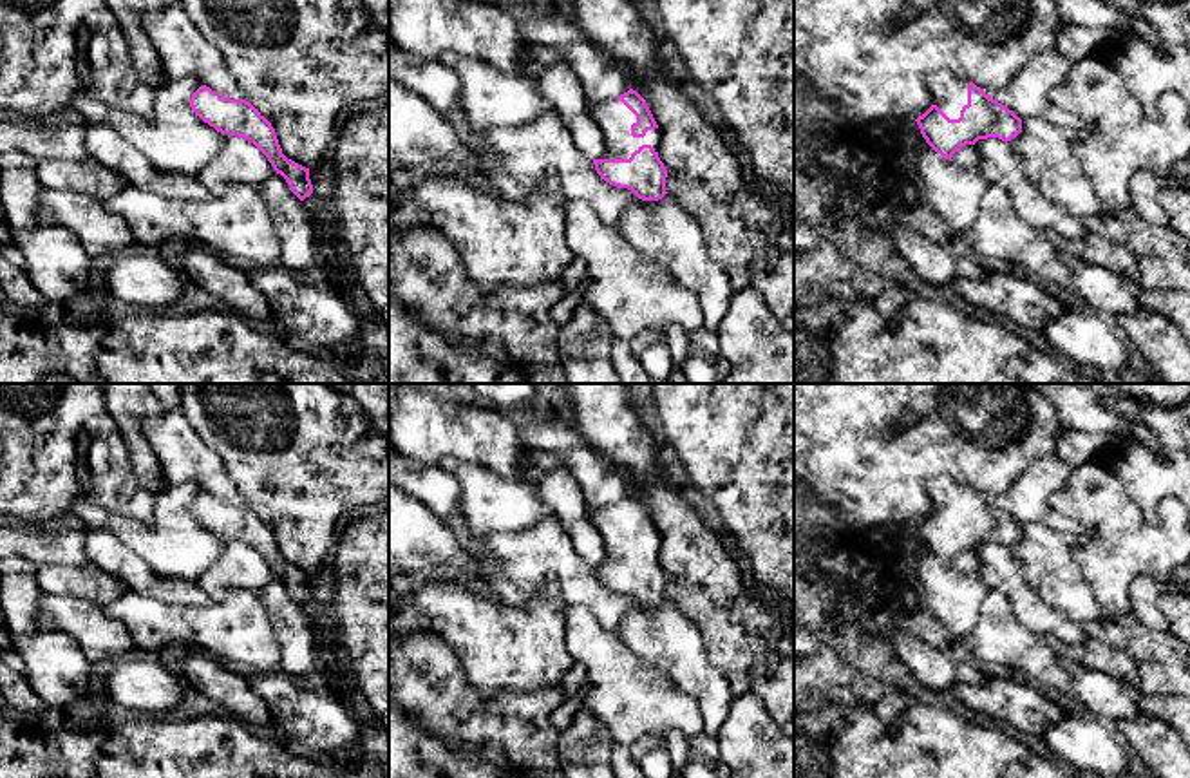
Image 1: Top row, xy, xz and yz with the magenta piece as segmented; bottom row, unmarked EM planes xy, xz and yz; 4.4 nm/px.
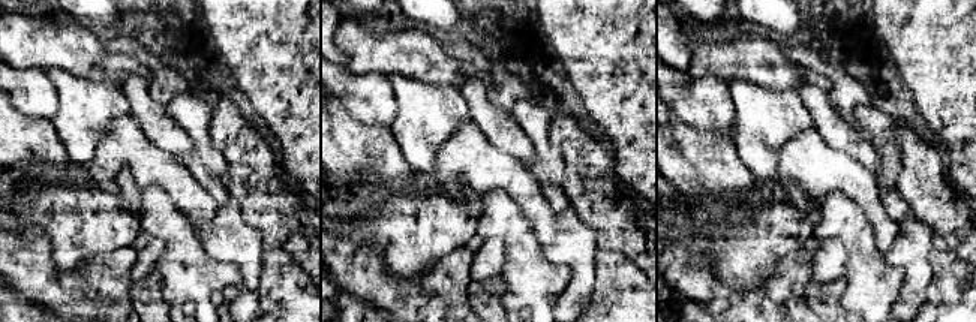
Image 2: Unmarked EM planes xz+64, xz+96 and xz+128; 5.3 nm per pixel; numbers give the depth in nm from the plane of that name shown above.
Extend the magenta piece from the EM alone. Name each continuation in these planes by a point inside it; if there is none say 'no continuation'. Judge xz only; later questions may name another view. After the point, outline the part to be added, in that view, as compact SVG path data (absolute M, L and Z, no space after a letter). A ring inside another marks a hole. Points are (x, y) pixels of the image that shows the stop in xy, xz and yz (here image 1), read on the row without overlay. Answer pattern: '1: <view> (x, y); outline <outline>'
1: xz (613, 523); outline M620 505L590 508L590 519L606 543L604 565L629 565L642 550L651 550L658 557L660 536L647 536L644 543L633 543L631 530L637 528L637 521Z

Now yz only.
1: yz (948, 496); outline M940 472L924 479L924 490L937 510L949 525L959 525L960 516L968 510L969 487L957 478Z

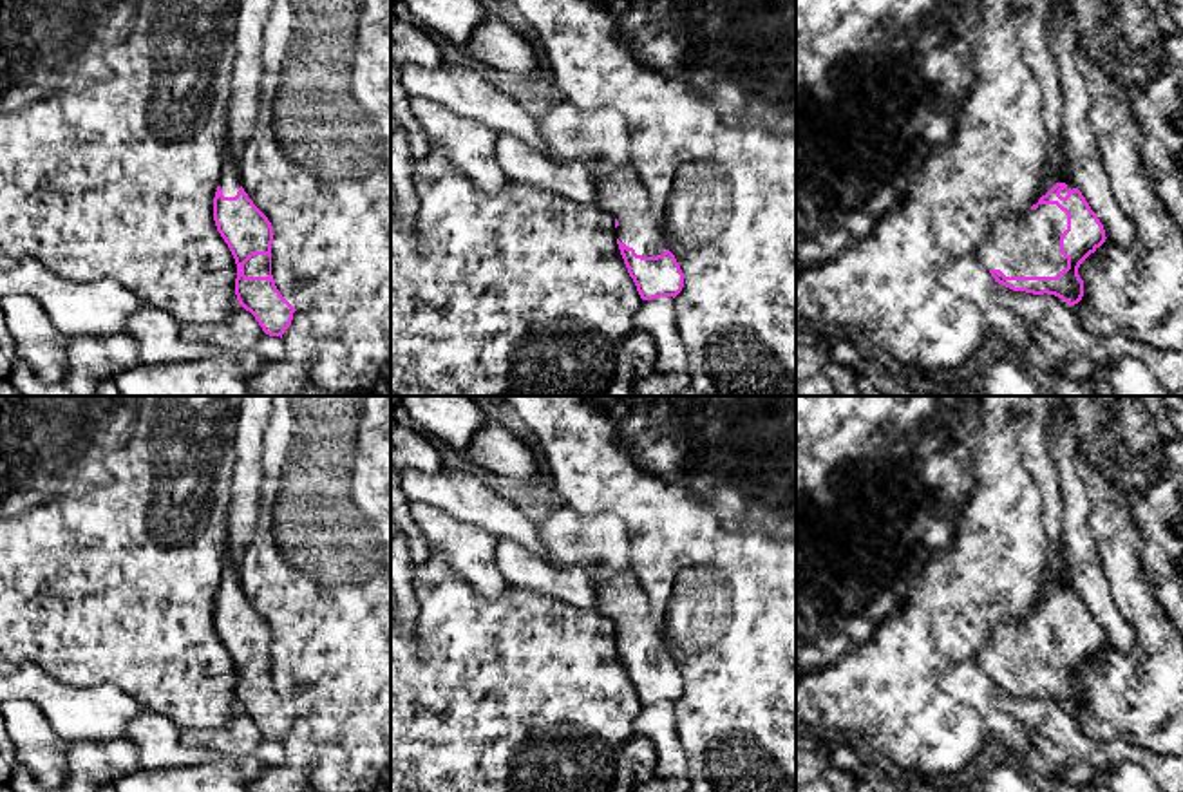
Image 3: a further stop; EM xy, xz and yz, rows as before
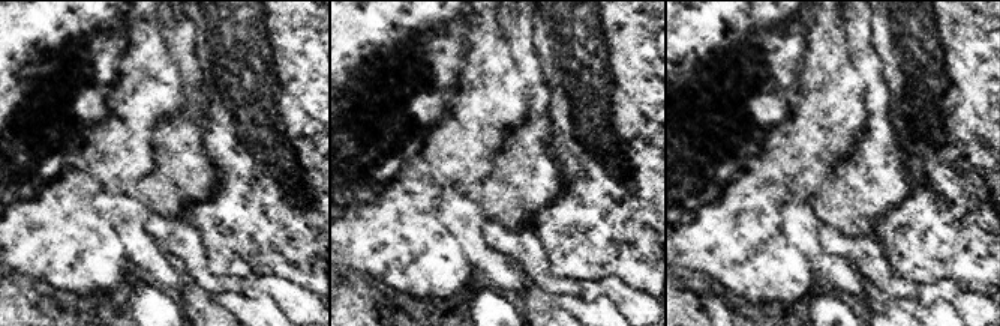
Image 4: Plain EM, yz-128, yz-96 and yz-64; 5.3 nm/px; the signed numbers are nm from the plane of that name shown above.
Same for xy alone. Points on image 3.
1: xy (259, 669); outline M253 660L244 669L246 682L268 682L270 680L270 662L268 660Z

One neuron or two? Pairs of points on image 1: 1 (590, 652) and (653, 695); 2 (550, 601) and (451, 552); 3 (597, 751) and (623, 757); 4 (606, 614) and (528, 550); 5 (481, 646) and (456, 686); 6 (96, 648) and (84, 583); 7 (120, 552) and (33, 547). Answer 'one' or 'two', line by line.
1: one
2: two
3: two
4: one
5: two
6: two
7: two

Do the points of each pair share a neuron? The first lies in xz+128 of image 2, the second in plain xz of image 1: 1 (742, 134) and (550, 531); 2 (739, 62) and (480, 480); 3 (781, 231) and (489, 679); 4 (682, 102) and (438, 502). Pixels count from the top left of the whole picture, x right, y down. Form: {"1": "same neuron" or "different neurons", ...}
{"1": "different neurons", "2": "different neurons", "3": "same neuron", "4": "same neuron"}

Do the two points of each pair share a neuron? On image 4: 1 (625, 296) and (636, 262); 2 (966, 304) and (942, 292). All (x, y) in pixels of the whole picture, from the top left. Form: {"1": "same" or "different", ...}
{"1": "different", "2": "same"}

